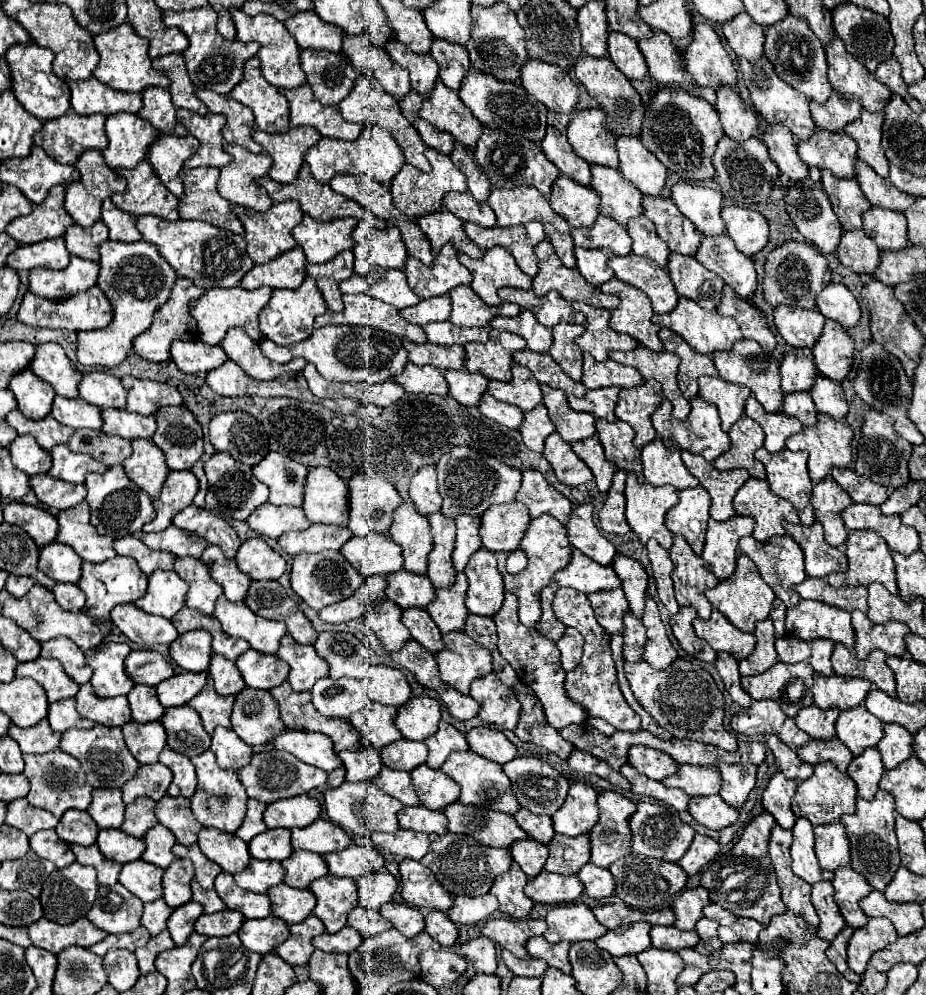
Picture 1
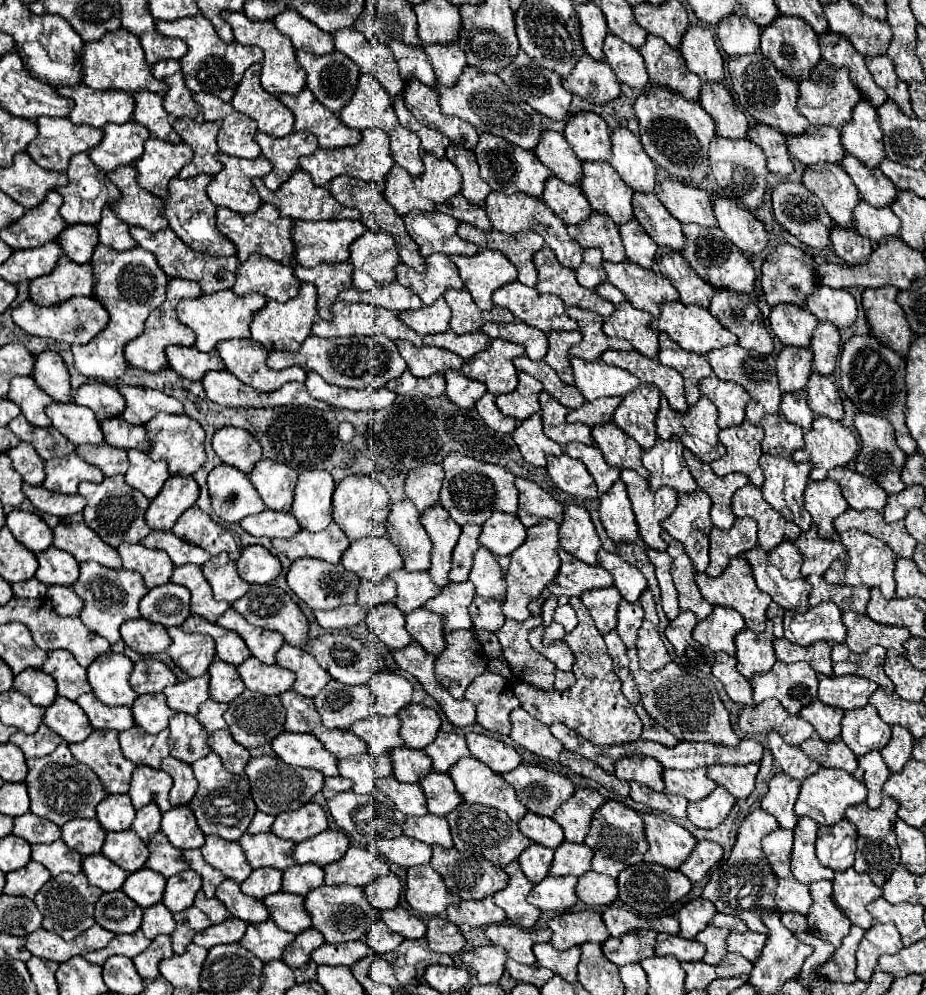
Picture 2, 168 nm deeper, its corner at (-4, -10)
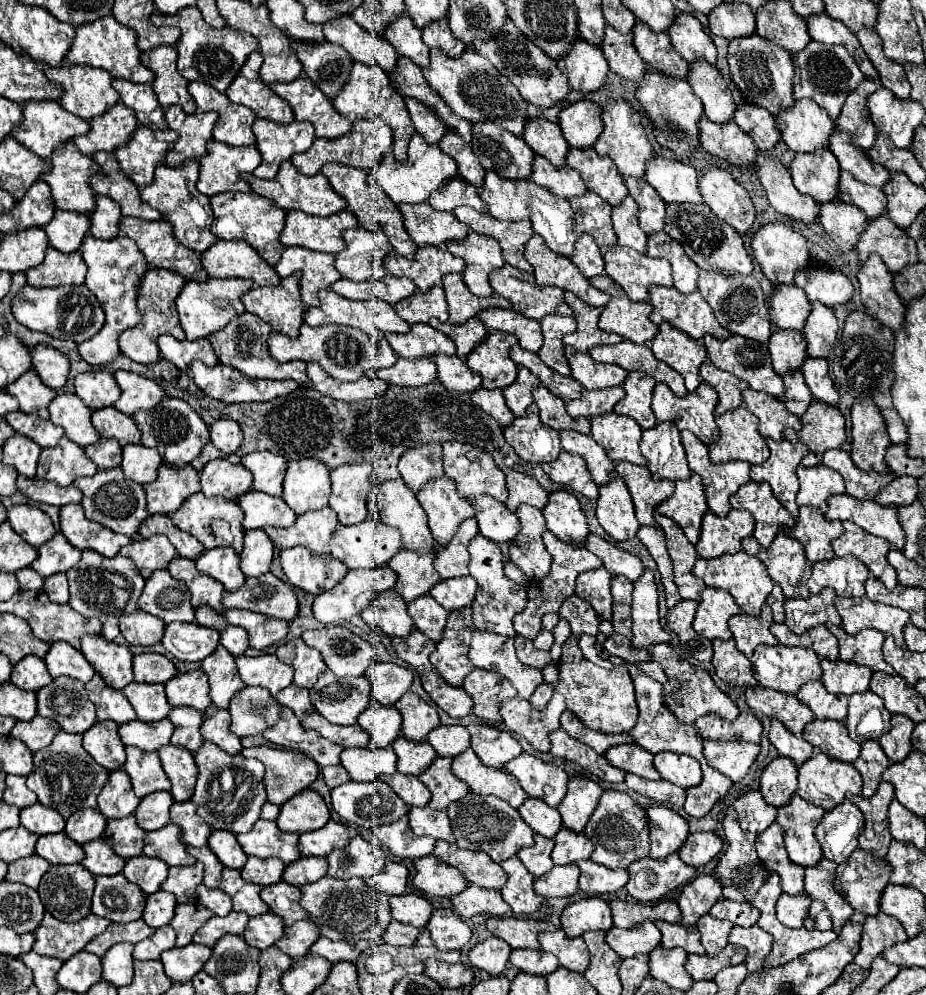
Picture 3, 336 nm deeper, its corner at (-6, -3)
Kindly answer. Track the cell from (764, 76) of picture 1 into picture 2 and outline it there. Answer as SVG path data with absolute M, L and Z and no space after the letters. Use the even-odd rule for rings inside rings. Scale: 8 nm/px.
M761 53L729 57L729 75L733 81L733 89L737 93L739 107L755 121L781 129L785 137L801 135L809 127L807 119L803 119L803 115L799 115L797 109L799 85L791 79L785 79L785 75L781 75L781 71L777 71L775 65Z

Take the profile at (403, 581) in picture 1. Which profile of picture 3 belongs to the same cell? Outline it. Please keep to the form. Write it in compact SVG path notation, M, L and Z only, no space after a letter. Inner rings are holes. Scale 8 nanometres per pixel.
M401 548L389 560L389 566L399 574L395 592L399 592L405 602L425 596L429 588L441 580L433 568L433 554L417 554Z

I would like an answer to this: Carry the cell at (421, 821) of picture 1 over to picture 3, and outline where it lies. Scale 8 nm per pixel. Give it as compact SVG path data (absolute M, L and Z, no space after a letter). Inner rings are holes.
M429 806L411 808L409 810L409 828L415 832L415 836L433 836L437 840L455 844L451 824L449 824L445 810L433 810Z

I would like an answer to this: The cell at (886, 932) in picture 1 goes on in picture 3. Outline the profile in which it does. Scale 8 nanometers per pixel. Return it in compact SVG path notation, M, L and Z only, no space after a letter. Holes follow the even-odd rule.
M879 912L877 916L869 916L863 924L859 952L853 962L863 970L869 970L873 958L877 958L885 948L905 940L905 930L893 916L887 916L883 912Z

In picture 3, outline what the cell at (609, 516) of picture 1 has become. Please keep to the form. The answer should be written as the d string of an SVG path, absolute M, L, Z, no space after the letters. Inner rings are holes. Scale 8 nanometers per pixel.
M621 478L599 486L595 516L603 530L615 540L629 540L639 530L629 490Z

